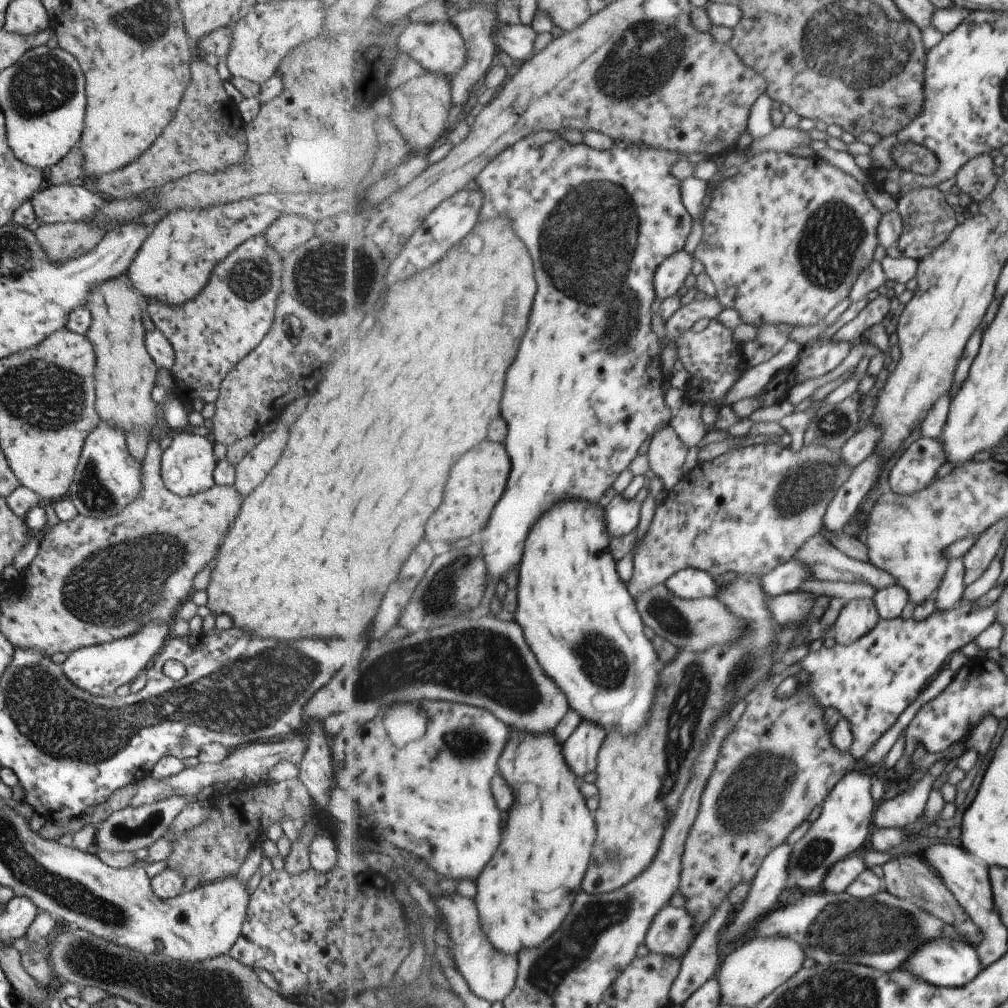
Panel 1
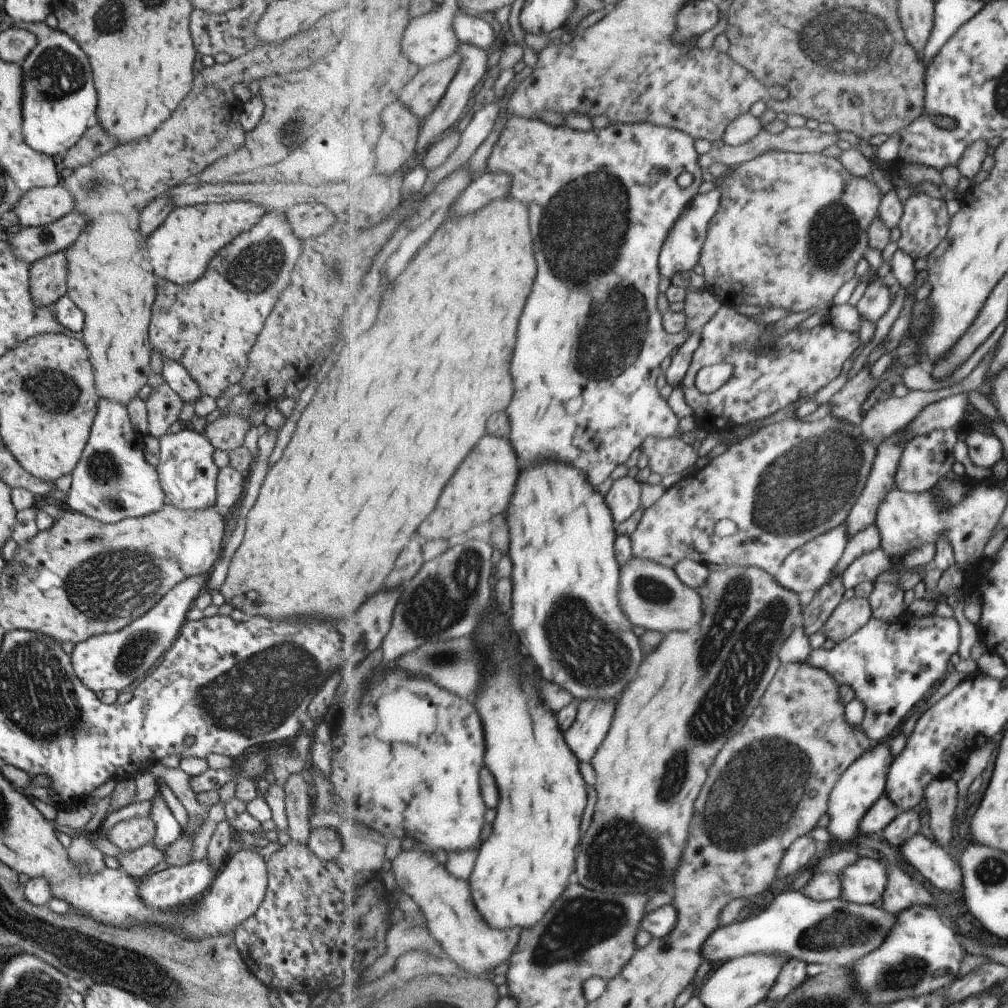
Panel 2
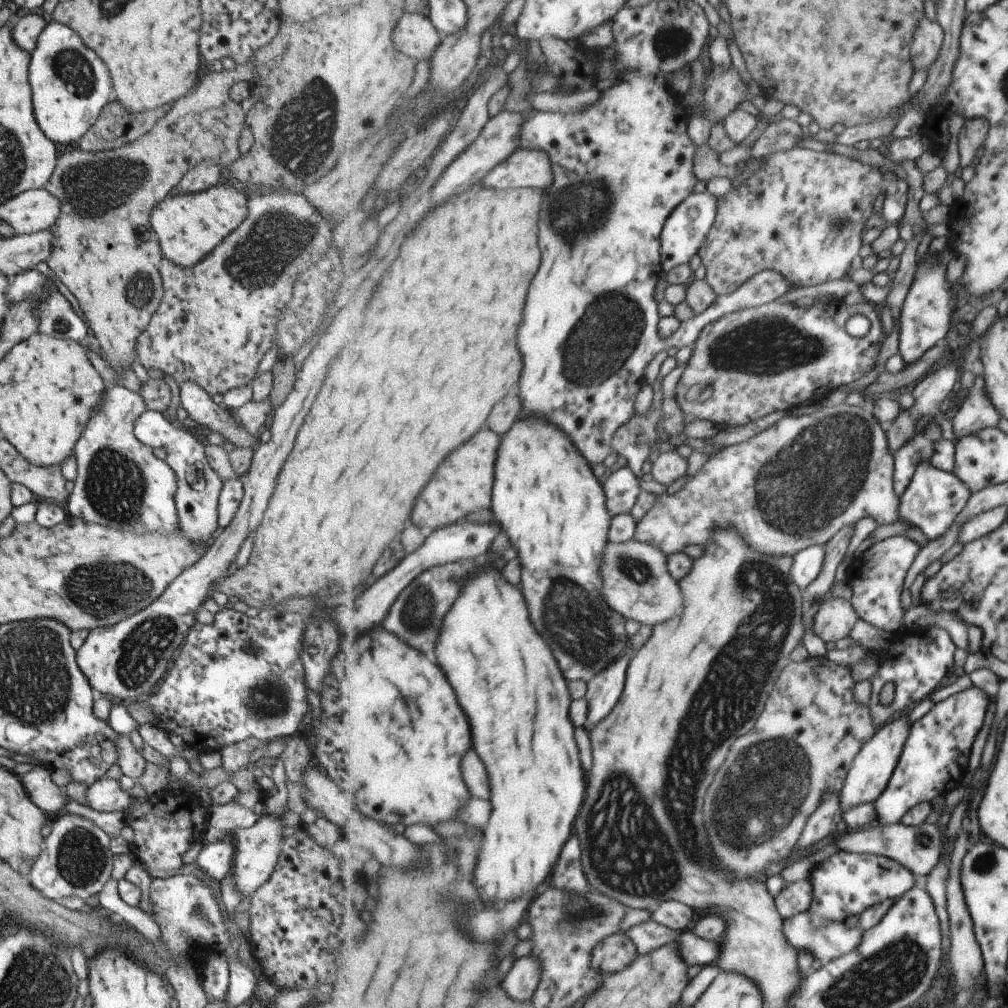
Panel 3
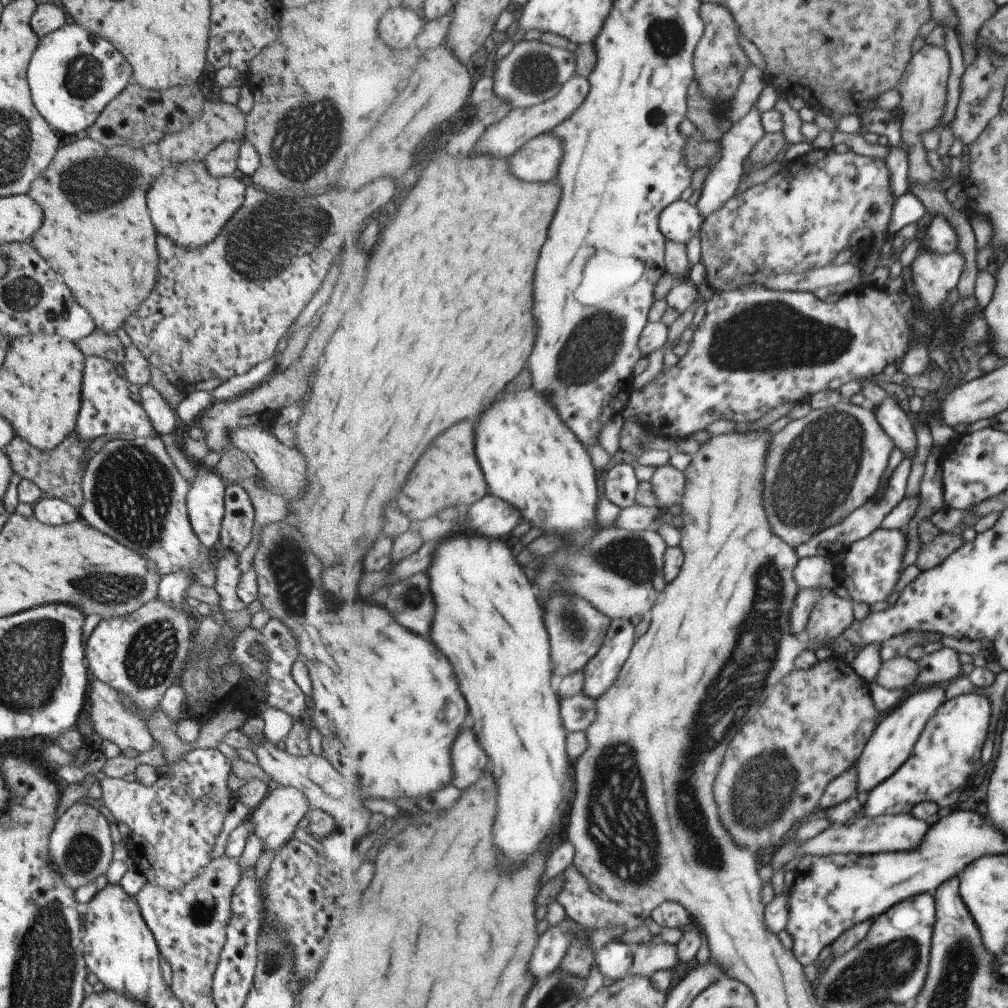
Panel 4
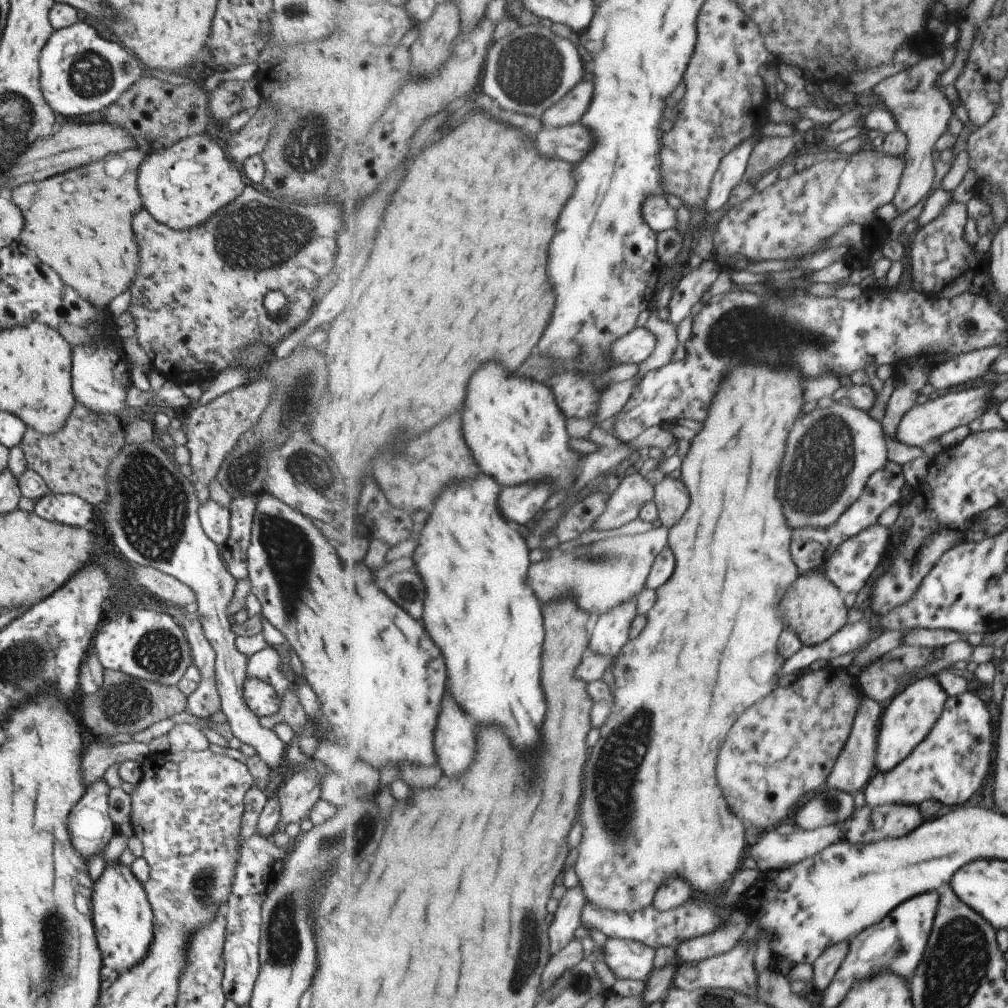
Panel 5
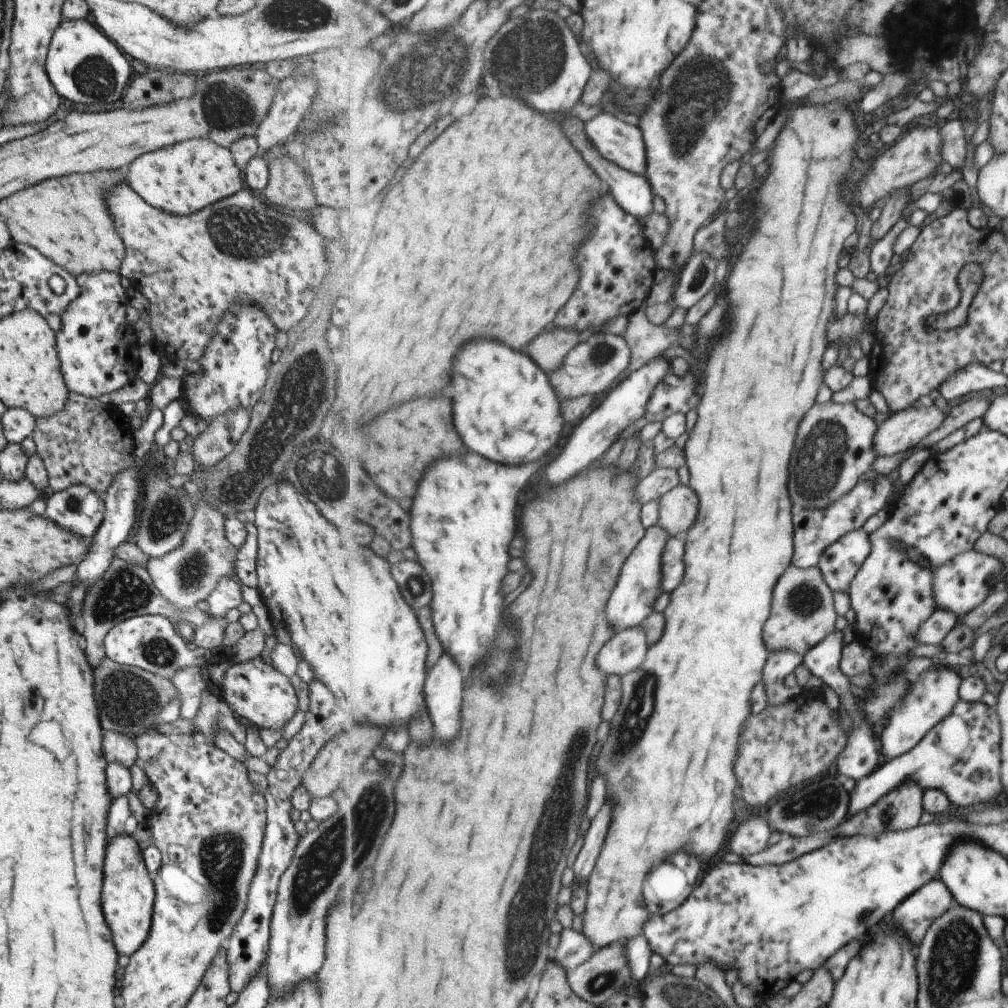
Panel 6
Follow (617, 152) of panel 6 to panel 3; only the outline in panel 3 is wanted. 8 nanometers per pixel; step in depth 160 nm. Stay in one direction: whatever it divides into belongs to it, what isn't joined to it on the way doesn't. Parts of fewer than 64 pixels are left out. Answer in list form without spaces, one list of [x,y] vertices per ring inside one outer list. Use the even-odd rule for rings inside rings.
[[[517,150],[510,158],[503,160],[483,180],[483,186],[493,190],[509,190],[517,188],[537,188],[547,190],[553,186],[553,164],[547,152],[541,150]]]

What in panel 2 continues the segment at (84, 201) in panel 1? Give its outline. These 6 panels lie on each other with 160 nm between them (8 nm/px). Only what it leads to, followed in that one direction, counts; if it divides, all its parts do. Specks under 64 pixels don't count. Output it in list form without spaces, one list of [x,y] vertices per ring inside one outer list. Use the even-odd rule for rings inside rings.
[[[61,184],[35,187],[21,195],[11,211],[17,217],[18,228],[40,227],[55,222],[71,212],[72,194]]]

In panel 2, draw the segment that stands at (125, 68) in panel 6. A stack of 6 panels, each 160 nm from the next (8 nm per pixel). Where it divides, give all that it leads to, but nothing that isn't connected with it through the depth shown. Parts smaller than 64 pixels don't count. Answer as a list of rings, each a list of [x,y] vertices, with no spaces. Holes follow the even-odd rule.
[[[43,21],[26,28],[36,36],[36,45],[20,64],[24,72],[21,132],[34,151],[50,157],[62,156],[91,124],[89,116],[95,114],[97,92],[93,88],[91,68],[79,46],[64,32],[51,29]]]

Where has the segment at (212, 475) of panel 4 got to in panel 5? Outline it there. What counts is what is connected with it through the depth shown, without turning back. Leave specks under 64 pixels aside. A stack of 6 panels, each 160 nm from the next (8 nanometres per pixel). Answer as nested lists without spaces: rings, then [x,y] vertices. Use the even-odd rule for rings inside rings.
[[[212,500],[199,505],[197,509],[201,528],[207,538],[218,548],[224,547],[229,534],[230,514],[227,508]]]

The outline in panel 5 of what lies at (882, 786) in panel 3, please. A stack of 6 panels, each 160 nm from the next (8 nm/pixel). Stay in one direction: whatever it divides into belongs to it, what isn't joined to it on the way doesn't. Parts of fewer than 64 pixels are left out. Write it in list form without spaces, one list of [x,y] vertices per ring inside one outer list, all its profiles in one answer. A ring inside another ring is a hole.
[[[925,674],[925,676],[900,689],[887,708],[884,708],[880,720],[877,772],[892,771],[919,746],[919,742],[928,738],[928,734],[941,718],[947,698],[949,698],[947,690],[933,674]]]

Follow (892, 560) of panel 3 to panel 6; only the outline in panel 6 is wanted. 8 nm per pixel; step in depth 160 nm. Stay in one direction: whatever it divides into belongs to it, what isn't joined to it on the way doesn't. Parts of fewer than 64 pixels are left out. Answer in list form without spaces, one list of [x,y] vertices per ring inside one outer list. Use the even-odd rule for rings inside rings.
[[[861,528],[849,532],[824,551],[818,568],[833,592],[848,591],[851,582],[868,560],[871,550],[870,534]]]

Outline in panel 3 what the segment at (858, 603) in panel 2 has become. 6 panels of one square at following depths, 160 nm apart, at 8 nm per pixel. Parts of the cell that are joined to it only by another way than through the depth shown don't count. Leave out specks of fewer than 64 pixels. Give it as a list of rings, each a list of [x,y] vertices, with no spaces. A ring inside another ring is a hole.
[[[835,598],[827,600],[819,608],[813,620],[813,630],[826,644],[832,645],[843,638],[847,639],[859,619],[860,614],[857,613],[852,601]]]

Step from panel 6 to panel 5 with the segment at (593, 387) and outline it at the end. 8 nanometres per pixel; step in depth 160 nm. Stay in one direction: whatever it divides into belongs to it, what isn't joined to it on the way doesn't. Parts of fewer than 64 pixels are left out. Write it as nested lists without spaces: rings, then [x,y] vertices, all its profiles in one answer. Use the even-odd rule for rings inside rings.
[[[637,327],[631,334],[622,336],[612,344],[615,364],[643,364],[657,348],[657,336],[649,327]]]

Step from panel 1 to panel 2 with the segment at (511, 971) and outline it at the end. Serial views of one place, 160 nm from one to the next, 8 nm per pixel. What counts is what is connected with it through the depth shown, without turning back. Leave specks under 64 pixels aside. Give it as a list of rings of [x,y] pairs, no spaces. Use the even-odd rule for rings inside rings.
[[[403,850],[391,862],[392,872],[397,876],[399,886],[405,886],[405,892],[413,896],[413,900],[421,906],[423,914],[427,916],[427,924],[431,934],[443,942],[445,952],[467,972],[471,974],[485,974],[487,970],[497,968],[505,960],[510,960],[515,946],[519,944],[521,928],[499,930],[485,922],[481,912],[473,902],[471,888],[465,880],[455,878],[441,866],[429,852],[425,850]]]

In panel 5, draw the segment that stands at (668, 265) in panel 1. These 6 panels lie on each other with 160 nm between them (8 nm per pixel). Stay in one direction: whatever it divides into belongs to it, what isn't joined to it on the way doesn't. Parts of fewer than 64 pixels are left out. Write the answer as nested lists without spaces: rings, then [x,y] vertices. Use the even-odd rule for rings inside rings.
[[[665,195],[648,196],[643,204],[642,215],[645,222],[653,228],[655,232],[670,231],[677,226],[677,212],[668,203]]]

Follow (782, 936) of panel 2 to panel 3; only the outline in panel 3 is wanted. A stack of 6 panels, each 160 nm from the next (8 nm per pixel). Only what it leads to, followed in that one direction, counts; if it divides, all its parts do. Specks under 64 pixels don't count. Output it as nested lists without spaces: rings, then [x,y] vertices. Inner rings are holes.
[[[808,911],[801,912],[787,920],[784,918],[783,934],[785,934],[787,942],[795,949],[809,950],[822,966],[849,954],[849,952],[855,952],[857,946],[861,946],[865,940],[865,930],[858,923],[848,928],[845,920],[839,920],[839,922],[837,920],[813,920],[813,914],[809,914]],[[691,929],[683,931],[679,940],[681,959],[687,960],[689,966],[715,965],[721,956],[720,942],[705,940],[694,934]]]

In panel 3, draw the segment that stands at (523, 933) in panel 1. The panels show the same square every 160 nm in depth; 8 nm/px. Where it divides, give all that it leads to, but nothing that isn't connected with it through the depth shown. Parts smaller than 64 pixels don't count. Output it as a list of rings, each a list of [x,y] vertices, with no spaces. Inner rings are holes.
[[[485,566],[479,570],[479,574],[469,576],[469,580],[465,582],[463,594],[457,598],[455,608],[445,616],[443,622],[443,630],[441,636],[437,640],[437,658],[439,664],[445,668],[449,680],[453,680],[453,688],[457,688],[457,694],[461,696],[461,704],[465,704],[465,712],[469,712],[469,720],[473,720],[473,742],[475,742],[475,750],[479,752],[479,756],[485,760],[489,776],[491,776],[491,802],[493,802],[493,814],[491,820],[487,824],[485,830],[485,848],[481,848],[481,864],[477,866],[477,888],[481,888],[481,898],[485,902],[511,902],[519,896],[523,896],[529,890],[539,888],[553,872],[553,868],[557,866],[559,858],[561,858],[561,850],[567,844],[575,820],[581,812],[585,794],[587,794],[587,780],[585,780],[585,772],[581,766],[581,756],[579,756],[579,746],[575,742],[575,726],[569,720],[569,704],[571,704],[571,696],[567,690],[567,680],[563,678],[559,664],[551,652],[549,642],[541,636],[541,632],[535,628],[533,620],[531,620],[531,610],[529,604],[525,600],[525,594],[521,588],[513,586],[511,582],[507,582],[503,578],[503,574],[493,568],[493,566]]]

